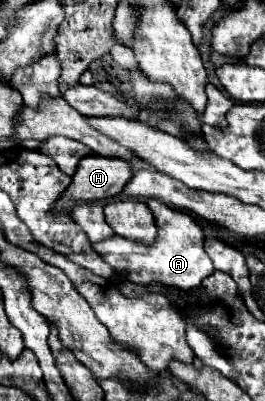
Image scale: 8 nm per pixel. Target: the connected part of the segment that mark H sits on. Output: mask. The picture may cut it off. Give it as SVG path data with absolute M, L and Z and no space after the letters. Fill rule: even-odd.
M94 153L92 157L82 157L70 187L56 205L56 213L70 213L78 201L92 203L118 195L130 179L130 173L134 173L134 169L128 161L98 157Z

